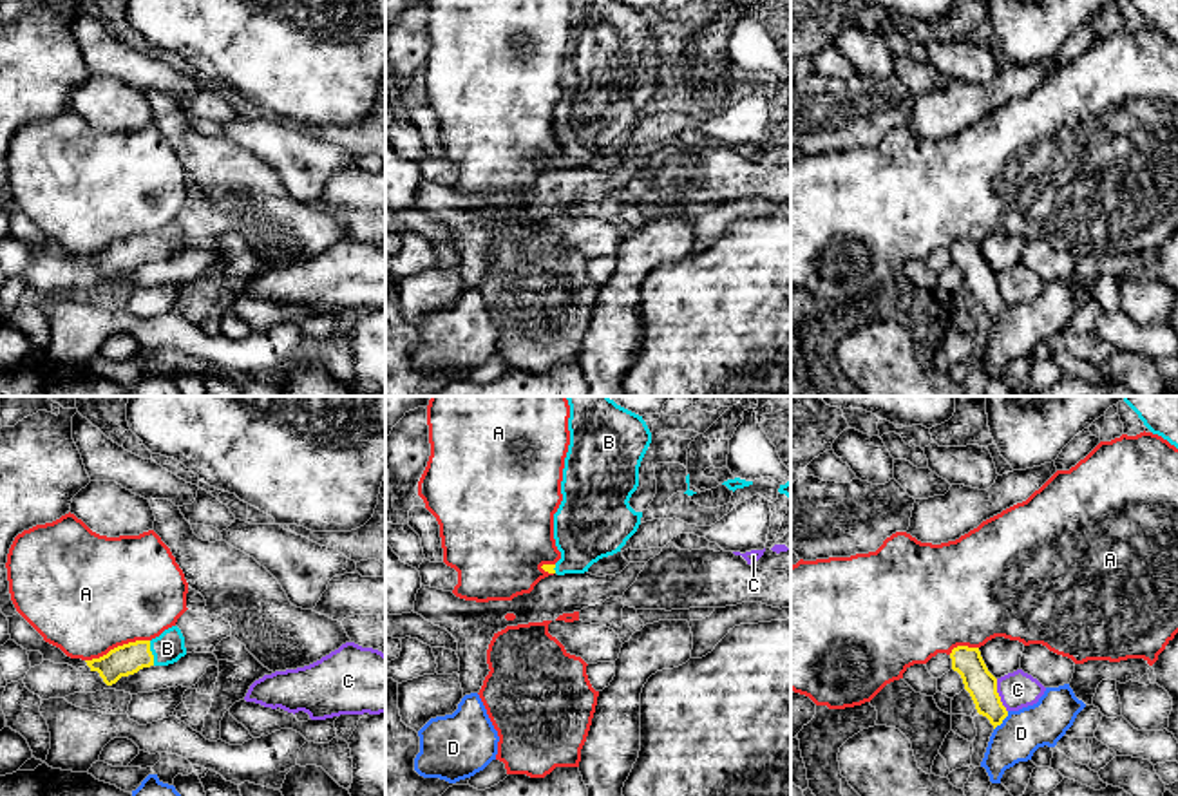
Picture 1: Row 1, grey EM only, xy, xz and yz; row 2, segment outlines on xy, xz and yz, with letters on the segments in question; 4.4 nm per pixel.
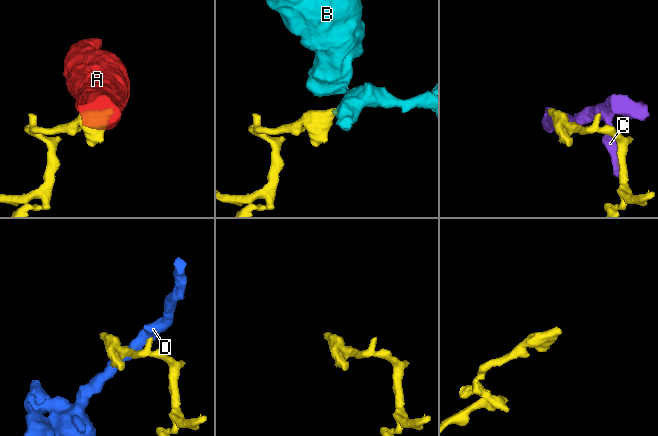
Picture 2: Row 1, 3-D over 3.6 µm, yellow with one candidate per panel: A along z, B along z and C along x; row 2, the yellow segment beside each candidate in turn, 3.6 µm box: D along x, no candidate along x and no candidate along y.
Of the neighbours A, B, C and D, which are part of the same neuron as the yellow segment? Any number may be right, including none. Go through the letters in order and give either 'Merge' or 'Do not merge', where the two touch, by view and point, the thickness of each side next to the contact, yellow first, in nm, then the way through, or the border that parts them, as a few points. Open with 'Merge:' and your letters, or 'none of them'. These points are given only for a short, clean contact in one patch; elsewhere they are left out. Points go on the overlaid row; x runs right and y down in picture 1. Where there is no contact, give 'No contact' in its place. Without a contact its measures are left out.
Merge: B
A: Do not merge. Touches yellow at xy (118, 646). Thickness 140 nm (yellow) against 500 nm. Boundary: xy (149, 639), (118, 644), (85, 661)
B: Merge. Touches yellow at xy (151, 653). Thickness 140 nm (yellow) against 140 nm. Path across: xy (127, 659), (151, 653), (167, 648)
C: Do not merge. Touches yellow at yz (997, 695). Thickness 140 nm (yellow) against 170 nm
D: Do not merge. Touches yellow at yz (1003, 719). Thickness 140 nm (yellow) against 200 nm. Boundary: yz (1008, 711), (994, 729)

